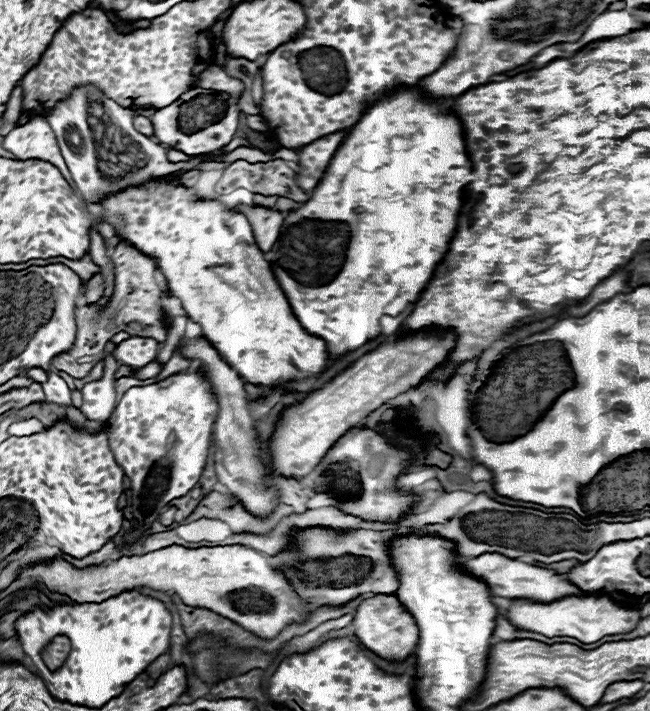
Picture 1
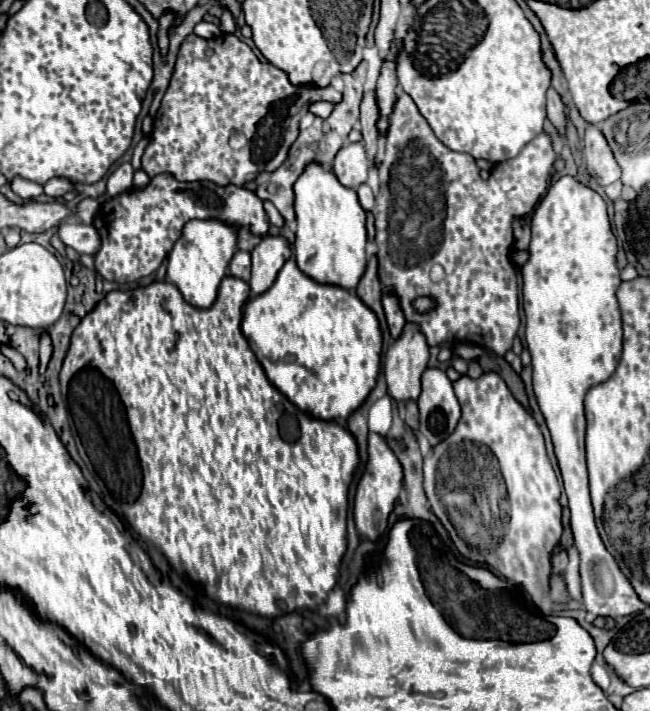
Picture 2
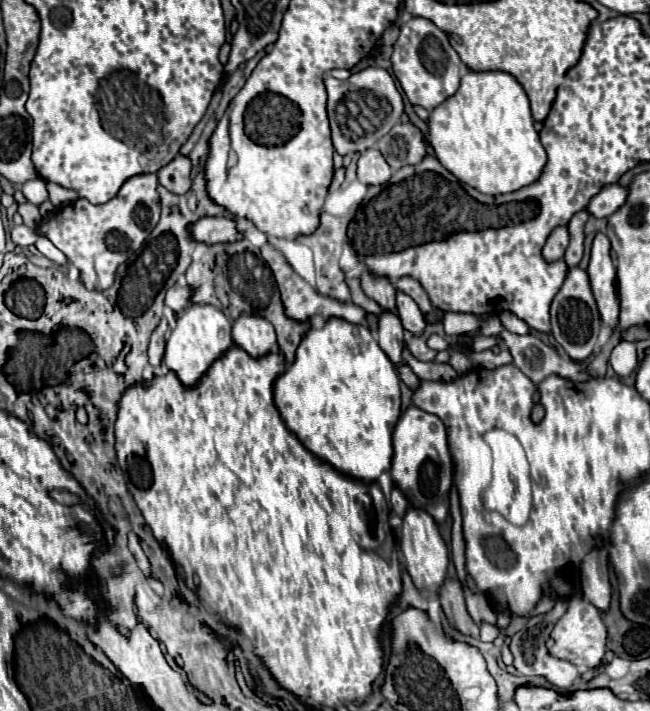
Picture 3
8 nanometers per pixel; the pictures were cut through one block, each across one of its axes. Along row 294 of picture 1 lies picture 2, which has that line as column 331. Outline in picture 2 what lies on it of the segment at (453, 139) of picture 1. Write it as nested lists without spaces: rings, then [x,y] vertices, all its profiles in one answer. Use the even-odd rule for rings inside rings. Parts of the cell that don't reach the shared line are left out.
[[[292,258],[282,266],[274,284],[266,292],[246,300],[242,332],[258,362],[262,364],[268,380],[282,394],[286,394],[290,402],[316,418],[346,420],[366,400],[368,392],[376,384],[382,350],[382,334],[376,314],[366,308],[366,304],[352,292],[340,286],[318,284],[316,280],[302,274]]]

